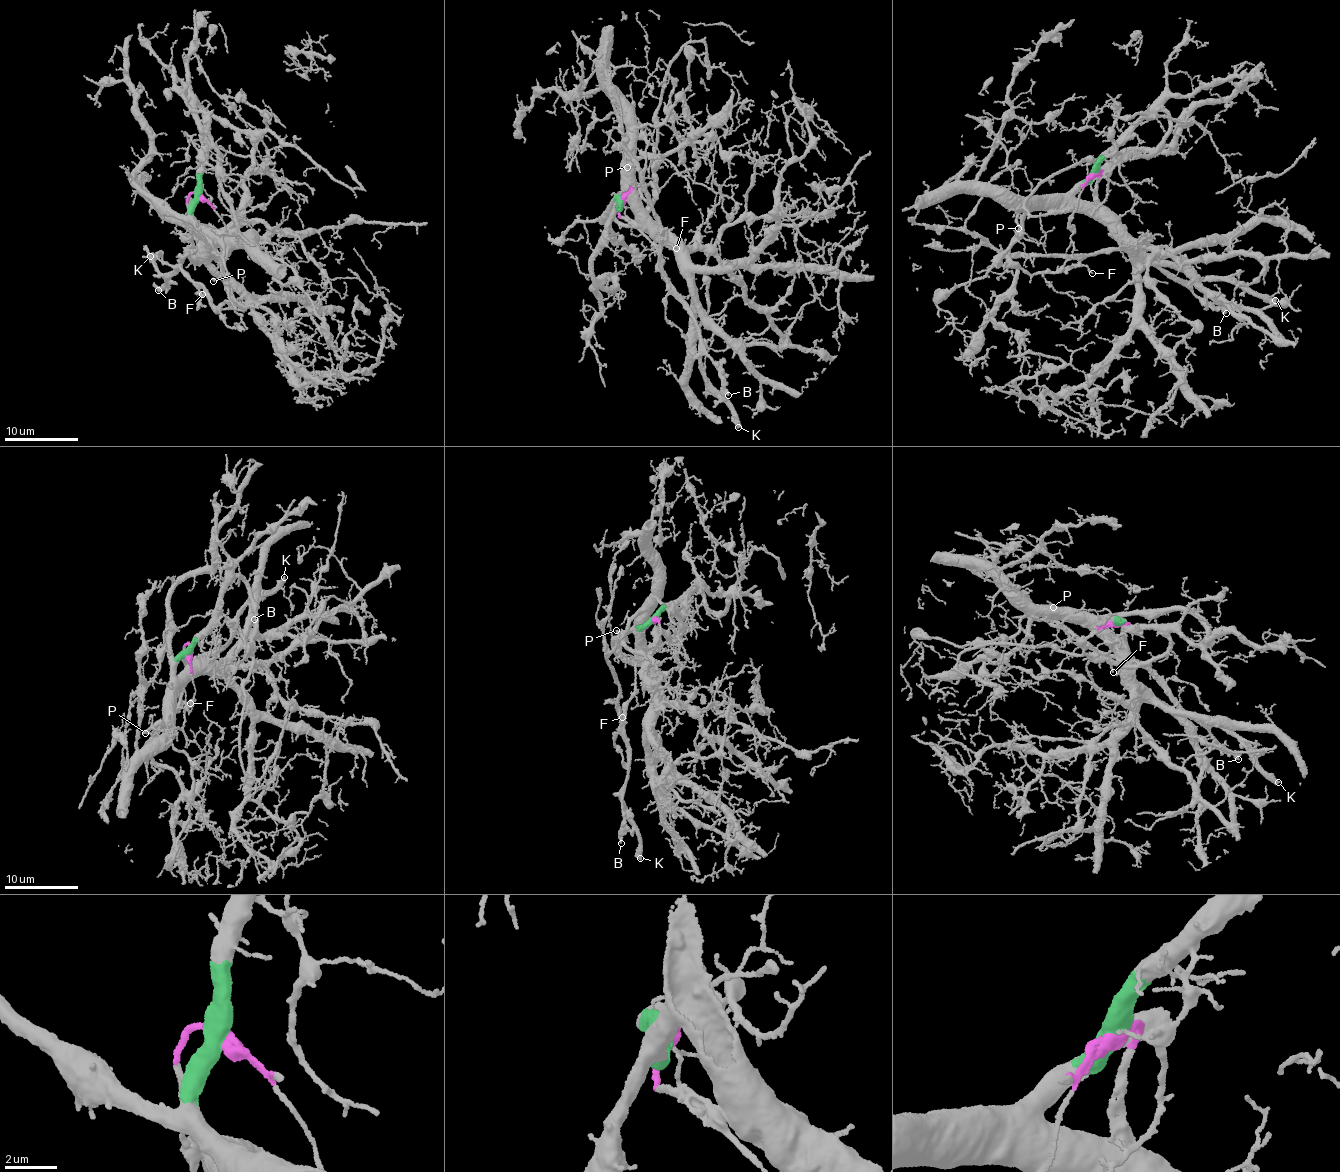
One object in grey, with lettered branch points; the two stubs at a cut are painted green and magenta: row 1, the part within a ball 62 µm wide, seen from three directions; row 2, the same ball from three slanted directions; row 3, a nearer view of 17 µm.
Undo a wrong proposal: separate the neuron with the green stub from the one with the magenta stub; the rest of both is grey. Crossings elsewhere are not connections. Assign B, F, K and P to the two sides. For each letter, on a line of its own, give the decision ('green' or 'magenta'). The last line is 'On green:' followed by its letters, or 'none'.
B: magenta
F: magenta
K: magenta
P: green
On green: P

